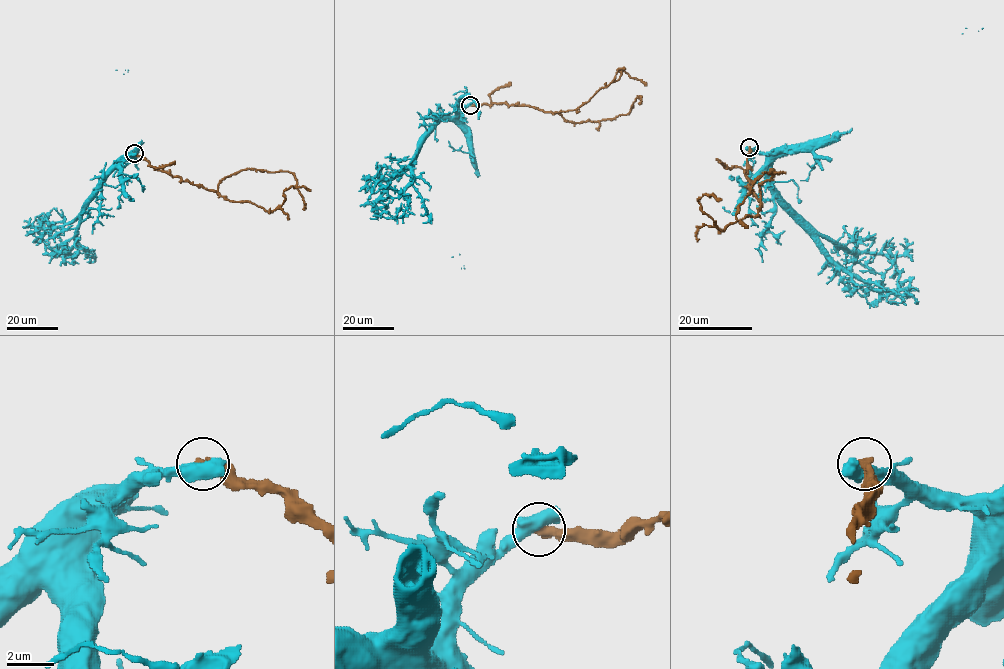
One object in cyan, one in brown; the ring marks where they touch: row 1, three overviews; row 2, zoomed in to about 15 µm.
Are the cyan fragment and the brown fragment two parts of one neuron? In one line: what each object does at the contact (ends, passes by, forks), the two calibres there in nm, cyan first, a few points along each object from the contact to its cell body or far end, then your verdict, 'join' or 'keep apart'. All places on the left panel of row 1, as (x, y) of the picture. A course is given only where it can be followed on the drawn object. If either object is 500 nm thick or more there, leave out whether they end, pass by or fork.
800/400 nm | cyan via (134, 153), (120, 159), (85, 208), (77, 230), (77, 242), (69, 251), (71, 255), (44, 244) | brown via (134, 153), (172, 176), (215, 190), (221, 180), (242, 170), (290, 172), (304, 203), (302, 209) | keep apart

